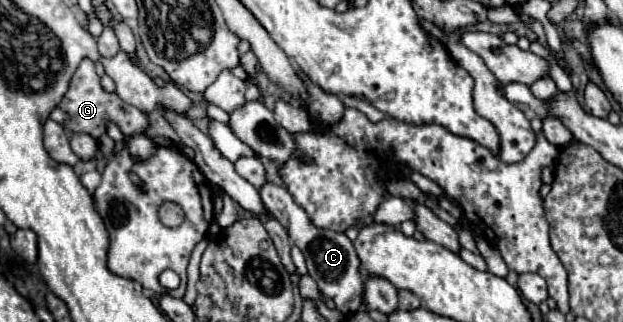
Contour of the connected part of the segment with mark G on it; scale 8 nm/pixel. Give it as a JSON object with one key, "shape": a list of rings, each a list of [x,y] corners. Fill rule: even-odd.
{"shape":[[[83,59],[75,71],[75,75],[71,77],[69,83],[69,91],[63,95],[59,109],[67,113],[67,121],[63,123],[69,131],[73,133],[87,133],[95,139],[99,139],[105,133],[105,125],[109,121],[117,123],[119,129],[123,131],[123,135],[135,135],[135,133],[145,133],[149,129],[149,121],[147,115],[143,111],[139,111],[137,107],[121,101],[117,97],[117,93],[107,93],[101,83],[99,83],[99,75],[95,73],[95,65],[91,59]]]}

